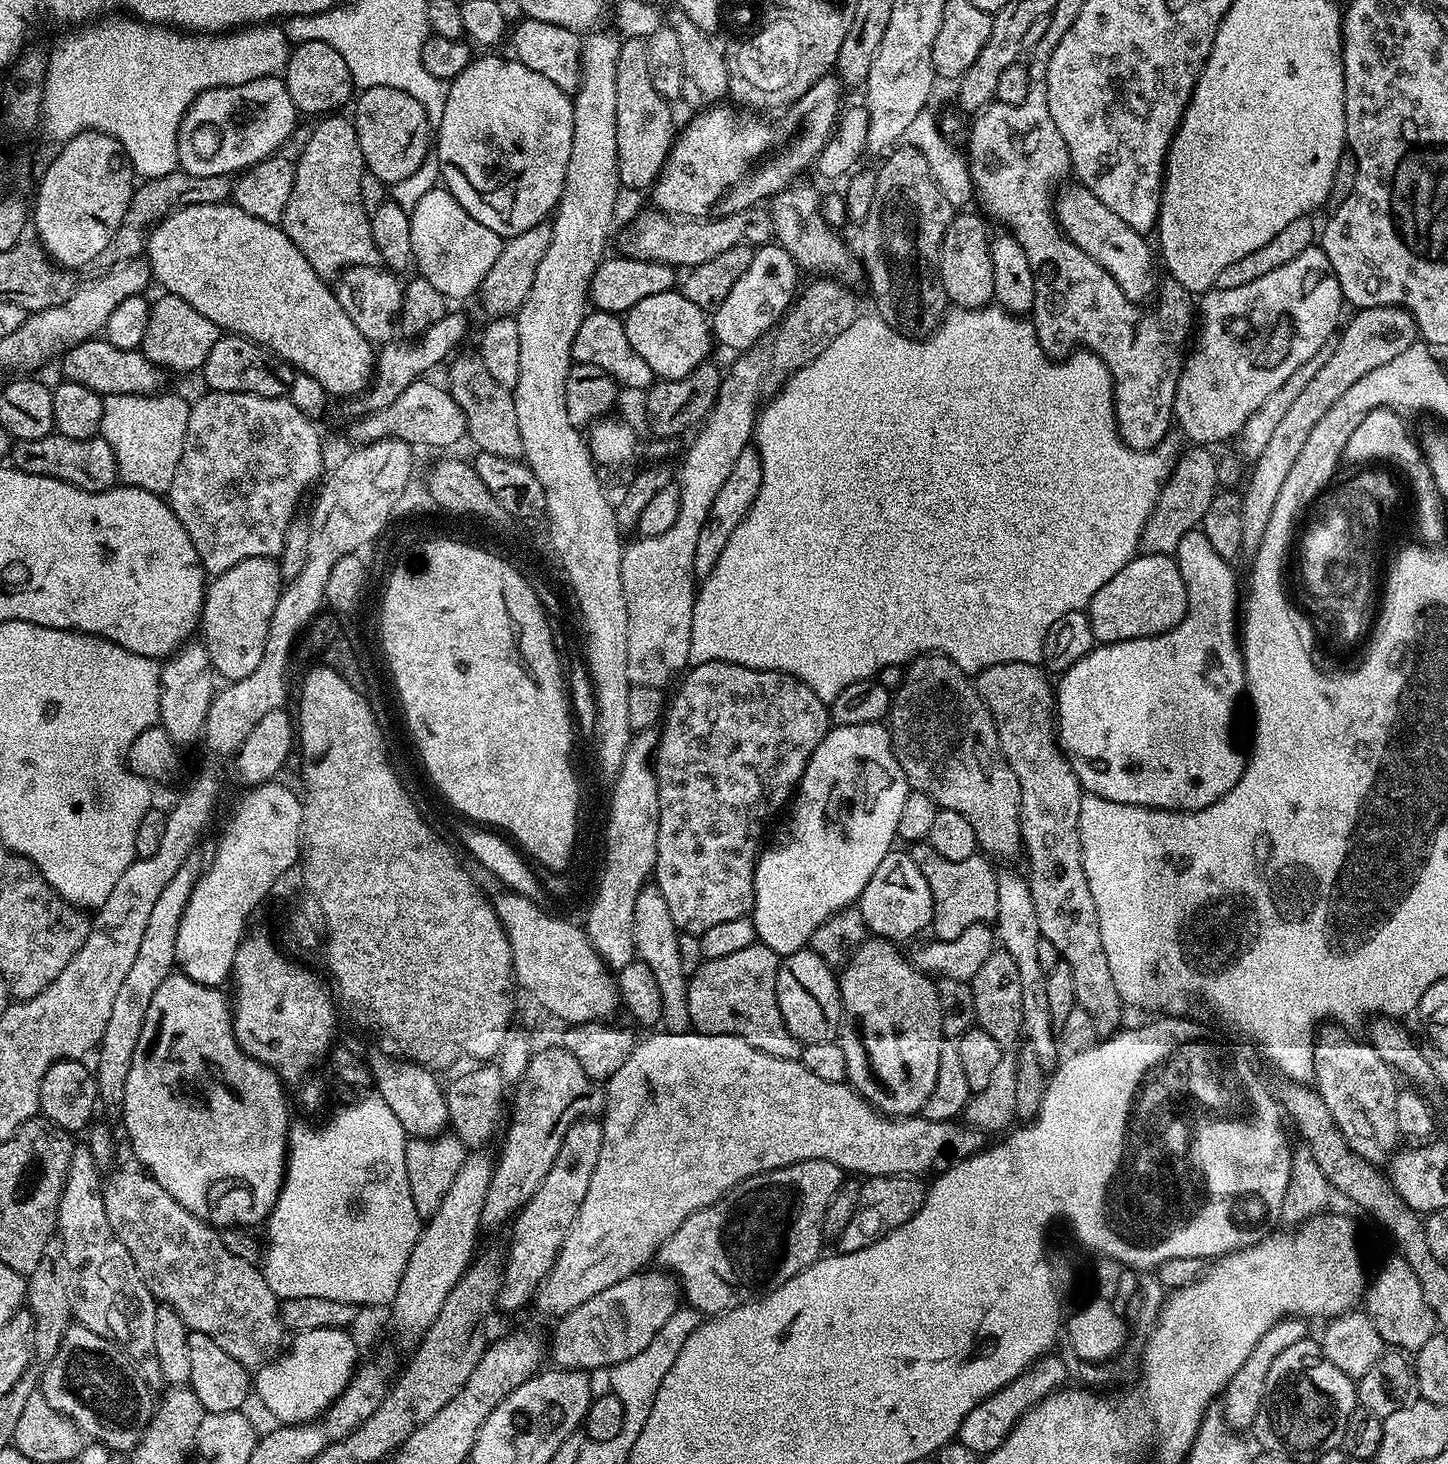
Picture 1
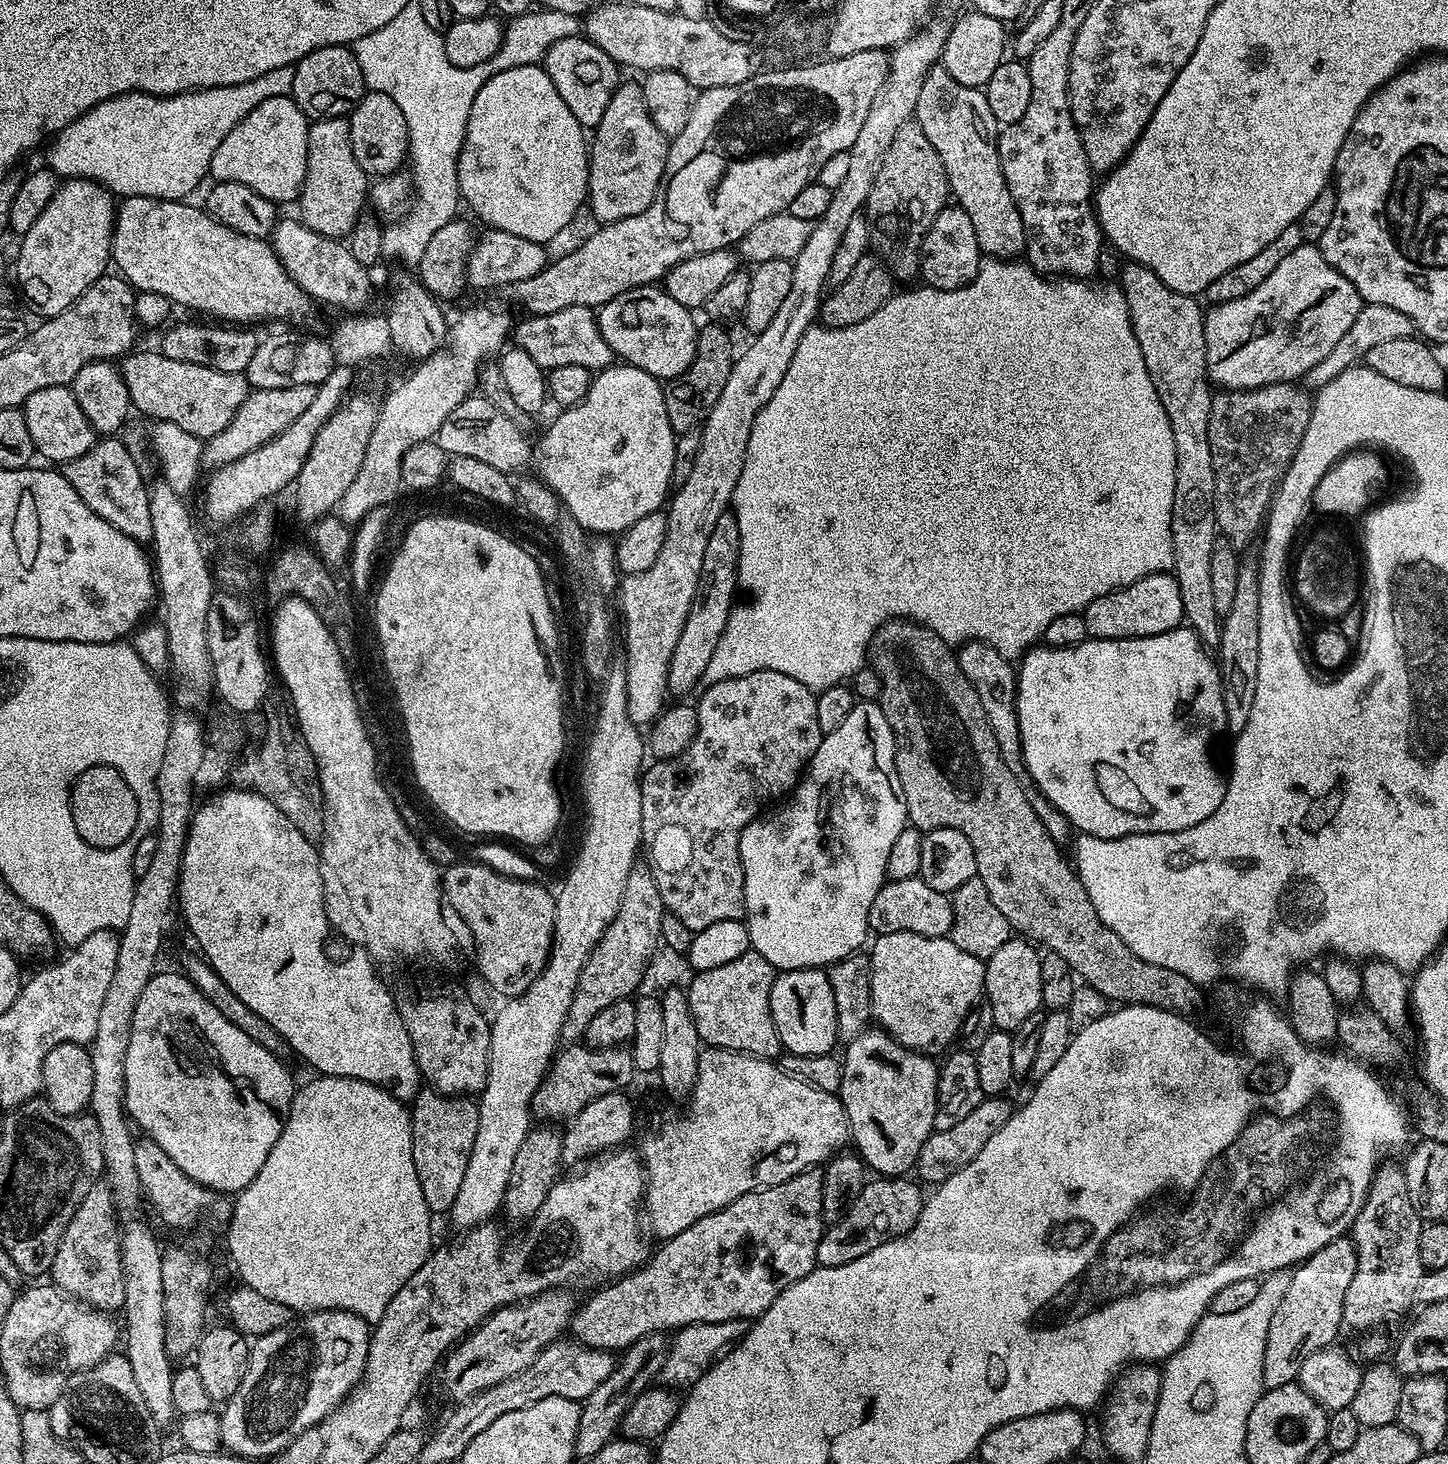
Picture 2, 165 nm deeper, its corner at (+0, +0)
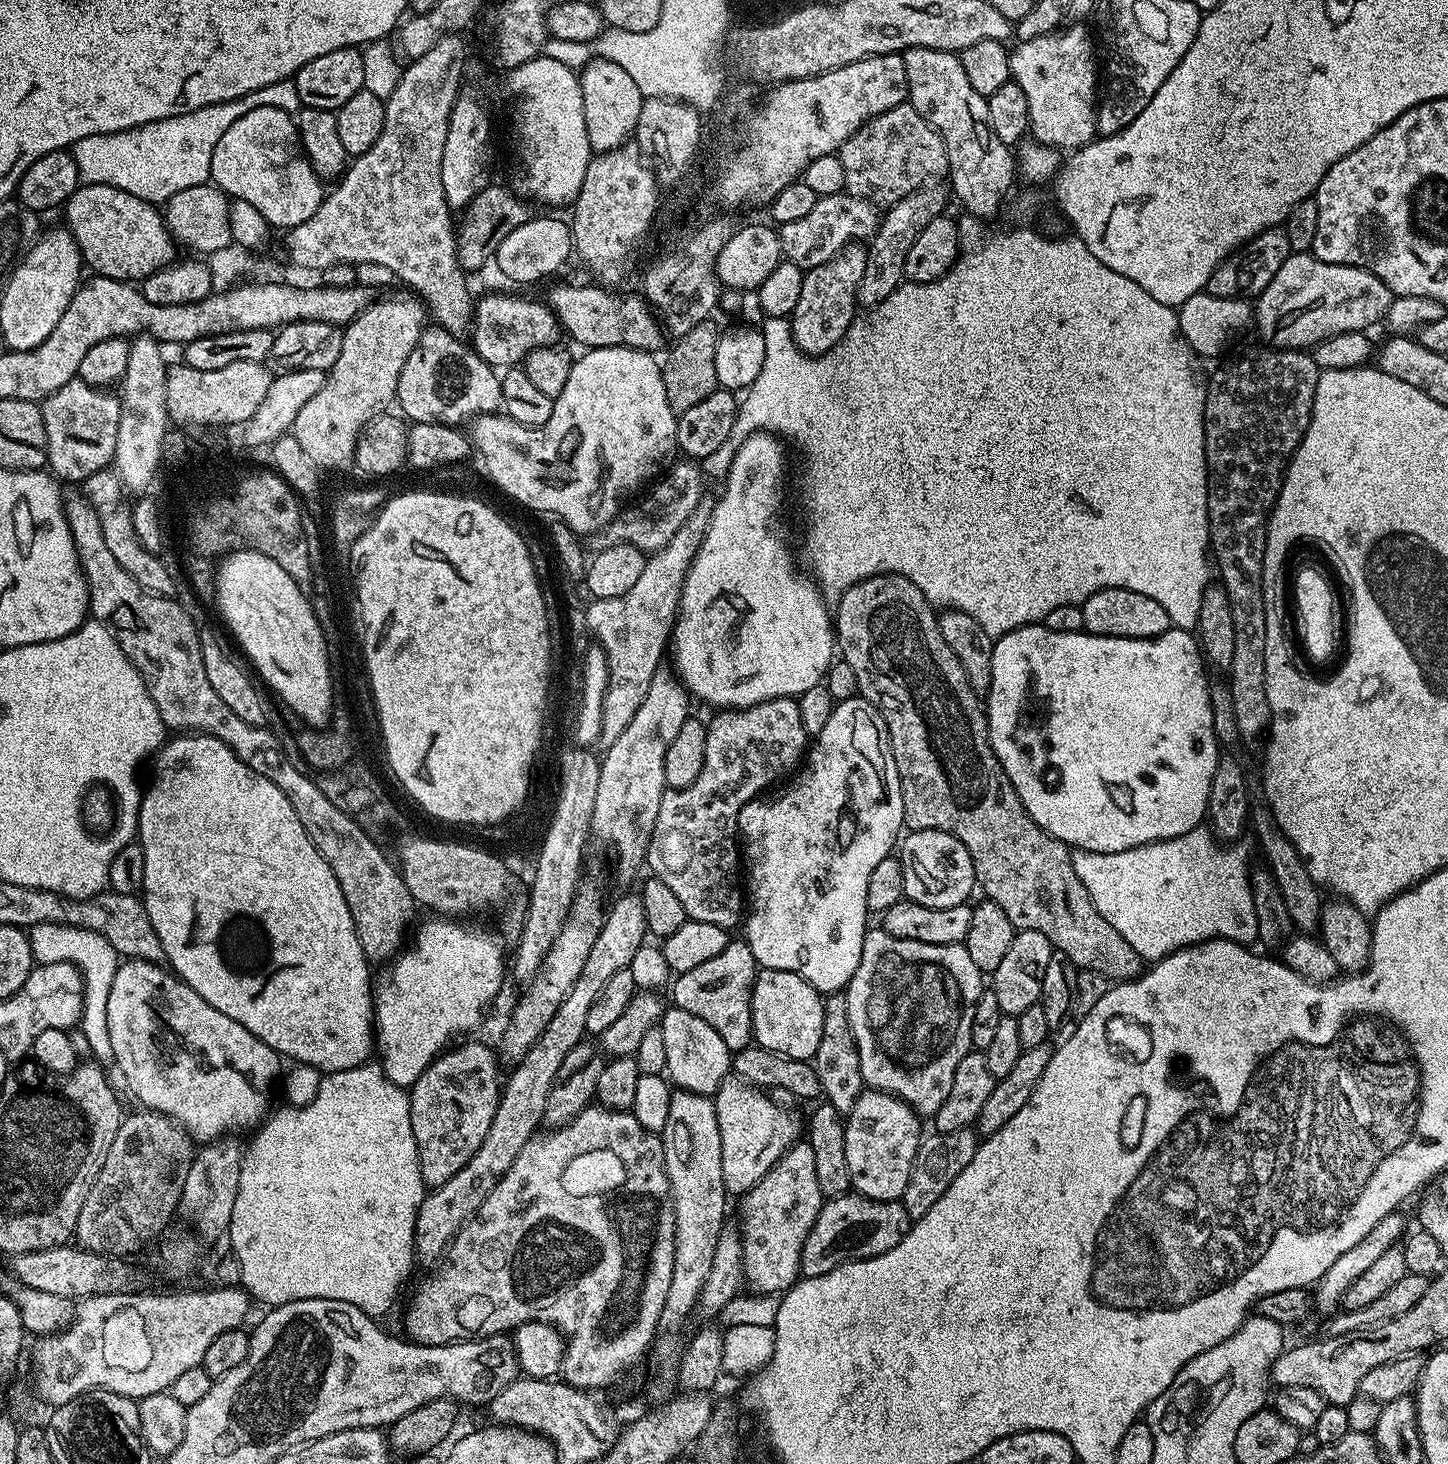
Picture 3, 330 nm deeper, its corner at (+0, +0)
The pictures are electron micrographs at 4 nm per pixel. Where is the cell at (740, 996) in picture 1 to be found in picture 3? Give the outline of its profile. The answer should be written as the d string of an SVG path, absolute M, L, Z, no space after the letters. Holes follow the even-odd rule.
M743 938L729 939L722 954L702 962L702 966L694 966L694 970L679 973L671 981L671 1003L695 1017L702 1018L707 1025L714 1026L730 1052L735 1054L753 1043L752 987L757 971L758 965L748 941Z

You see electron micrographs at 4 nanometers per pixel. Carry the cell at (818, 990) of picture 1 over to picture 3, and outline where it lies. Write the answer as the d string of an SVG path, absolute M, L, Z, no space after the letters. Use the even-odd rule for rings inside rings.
M760 968L756 974L756 981L752 987L752 1038L759 1047L776 1052L779 1056L789 1056L795 1060L811 1061L818 1050L818 1042L822 1042L822 1022L824 1021L825 997L810 982L803 980L798 974L786 970L774 970L773 968Z

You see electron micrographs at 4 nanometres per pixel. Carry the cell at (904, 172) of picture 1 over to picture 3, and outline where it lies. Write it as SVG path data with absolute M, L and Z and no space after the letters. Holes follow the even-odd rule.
M905 102L872 117L840 147L844 187L850 196L867 198L877 206L896 204L906 194L943 177L948 170L942 138Z

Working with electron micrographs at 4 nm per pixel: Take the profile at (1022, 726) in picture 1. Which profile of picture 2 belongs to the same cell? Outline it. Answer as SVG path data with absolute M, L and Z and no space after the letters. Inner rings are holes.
M969 640L966 644L959 645L958 659L962 666L962 674L974 686L978 694L978 702L982 702L982 710L990 722L990 730L994 730L994 742L998 742L998 750L1002 762L1010 766L1010 770L1020 777L1020 785L1027 790L1030 806L1042 818L1042 826L1046 826L1046 834L1050 834L1058 842L1064 842L1070 833L1070 825L1063 814L1049 802L1040 791L1033 786L1030 777L1024 771L1024 759L1022 758L1022 746L1018 734L1018 714L1016 713L1016 677L1017 669L998 650L986 646L981 640Z

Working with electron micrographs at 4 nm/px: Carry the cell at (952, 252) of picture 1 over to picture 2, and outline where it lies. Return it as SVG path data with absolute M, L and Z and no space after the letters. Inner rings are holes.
M946 206L934 218L930 230L926 230L922 238L918 276L929 288L954 290L966 286L974 279L980 269L981 259L978 237L974 234L974 225L966 215L966 210L959 206Z

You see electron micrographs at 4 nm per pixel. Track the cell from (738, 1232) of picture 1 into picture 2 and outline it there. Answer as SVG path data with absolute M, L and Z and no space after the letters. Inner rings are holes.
M809 1170L799 1172L794 1178L790 1178L781 1184L775 1184L769 1188L761 1188L758 1192L748 1192L742 1198L738 1198L734 1202L730 1202L722 1210L706 1214L706 1218L698 1218L698 1222L694 1222L694 1226L690 1226L686 1230L682 1230L682 1234L678 1234L674 1238L663 1241L659 1246L660 1249L653 1251L648 1259L631 1274L625 1274L619 1278L613 1279L611 1282L605 1283L601 1292L596 1292L584 1305L577 1307L572 1314L572 1323L570 1332L575 1339L587 1348L603 1348L605 1350L623 1350L629 1348L634 1341L639 1340L641 1336L649 1336L655 1332L665 1334L671 1333L673 1330L685 1328L688 1324L701 1324L702 1322L730 1322L731 1320L747 1320L749 1322L762 1315L770 1306L770 1302L774 1302L774 1298L778 1298L778 1294L782 1294L782 1290L786 1290L794 1282L798 1282L802 1278L806 1278L806 1274L810 1274L818 1265L816 1262L816 1251L818 1250L818 1242L824 1236L826 1225L824 1222L824 1207L822 1206L822 1182L824 1181L824 1173L820 1170Z

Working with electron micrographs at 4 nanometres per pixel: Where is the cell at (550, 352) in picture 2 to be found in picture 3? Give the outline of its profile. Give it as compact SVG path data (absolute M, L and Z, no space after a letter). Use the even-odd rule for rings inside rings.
M484 296L475 301L470 325L470 346L490 365L519 365L535 348L561 343L560 320L547 303L523 300L520 296Z

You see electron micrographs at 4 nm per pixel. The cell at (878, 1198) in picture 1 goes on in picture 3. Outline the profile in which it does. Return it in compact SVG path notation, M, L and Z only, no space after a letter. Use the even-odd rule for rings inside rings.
M859 1194L825 1199L822 1210L802 1246L800 1271L804 1276L826 1274L851 1260L865 1260L886 1254L906 1235L910 1227L908 1211L900 1200L871 1200Z

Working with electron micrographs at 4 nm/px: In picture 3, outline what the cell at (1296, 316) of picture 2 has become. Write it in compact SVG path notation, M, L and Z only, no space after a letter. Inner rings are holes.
M1293 254L1286 258L1286 262L1282 262L1282 270L1278 270L1278 274L1274 274L1274 278L1270 282L1270 286L1266 286L1266 290L1260 293L1254 304L1254 328L1260 331L1261 341L1267 342L1273 348L1295 348L1297 350L1311 350L1315 344L1322 342L1326 338L1330 338L1339 332L1363 332L1371 329L1371 324L1376 324L1385 319L1388 315L1388 307L1393 302L1393 294L1386 286L1386 282L1378 279L1373 272L1367 272L1365 268L1356 268L1352 264L1331 264L1330 262L1322 262L1317 256L1311 254Z

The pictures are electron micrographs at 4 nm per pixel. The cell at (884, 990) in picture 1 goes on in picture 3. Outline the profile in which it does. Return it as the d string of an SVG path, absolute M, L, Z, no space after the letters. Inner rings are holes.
M865 1090L854 1102L854 1106L846 1114L844 1133L846 1134L846 1170L850 1170L850 1182L857 1193L871 1200L900 1200L906 1190L906 1182L910 1178L910 1170L914 1166L916 1151L922 1139L920 1132L921 1117L914 1109L896 1096L886 1092Z

